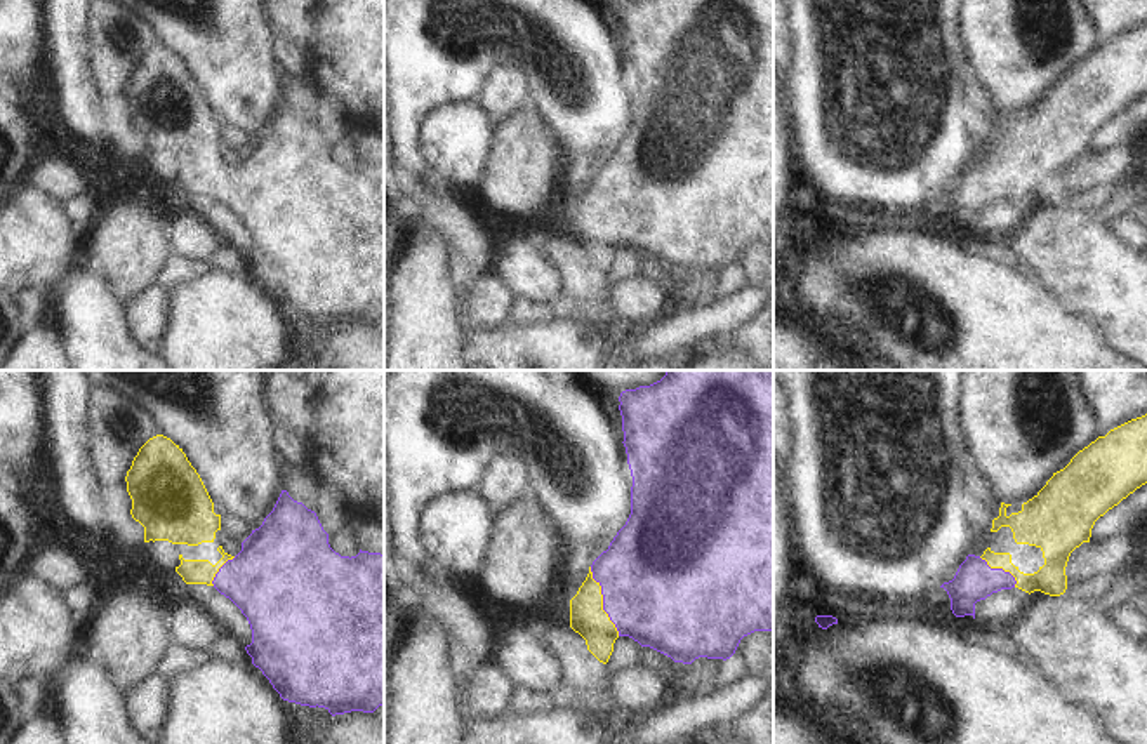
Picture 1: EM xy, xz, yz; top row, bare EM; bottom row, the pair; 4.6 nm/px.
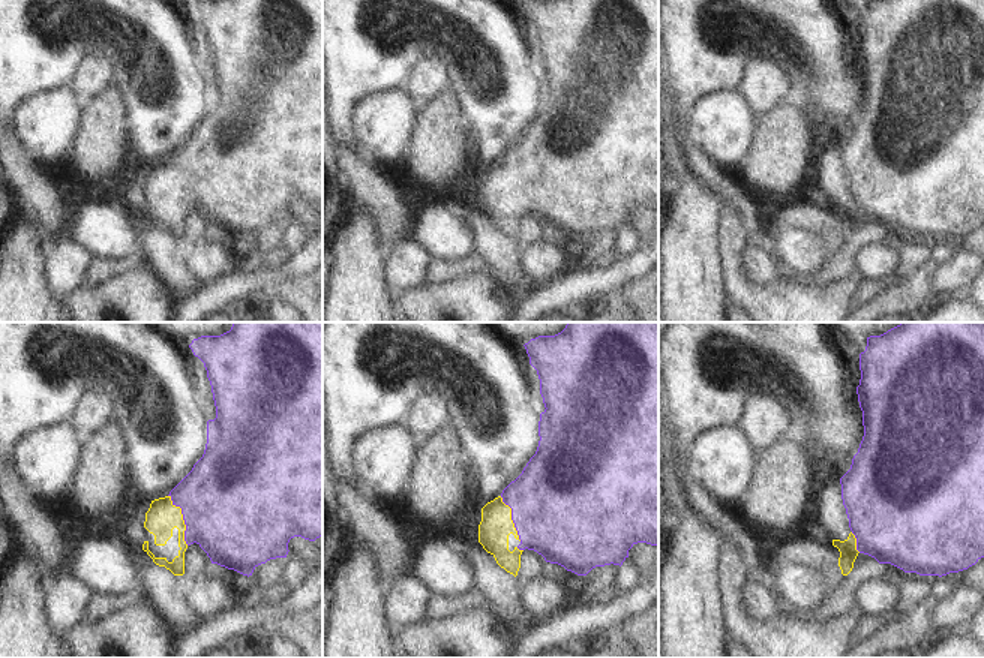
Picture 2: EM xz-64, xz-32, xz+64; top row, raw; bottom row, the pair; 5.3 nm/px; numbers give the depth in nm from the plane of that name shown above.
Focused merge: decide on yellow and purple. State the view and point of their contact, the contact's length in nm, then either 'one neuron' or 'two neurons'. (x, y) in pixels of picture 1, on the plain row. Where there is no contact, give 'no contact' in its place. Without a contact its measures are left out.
xz (602, 212) | 340 nm | one neuron

